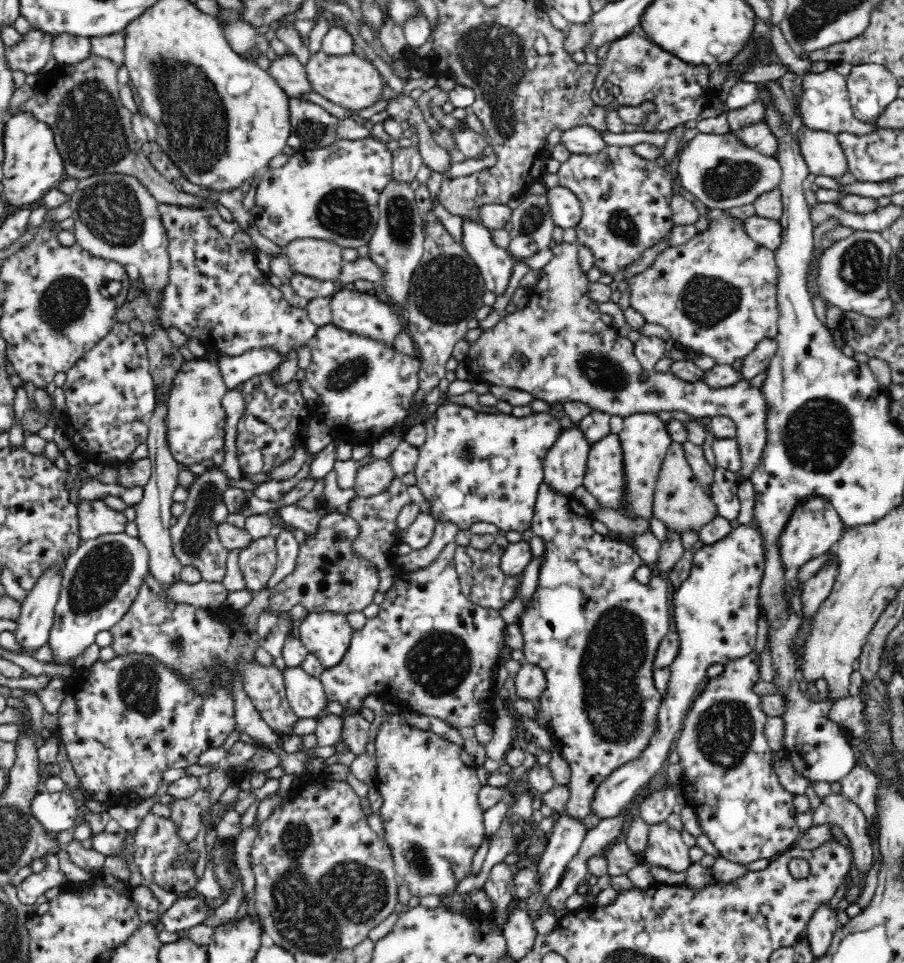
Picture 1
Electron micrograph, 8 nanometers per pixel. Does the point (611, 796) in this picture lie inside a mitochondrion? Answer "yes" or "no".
no

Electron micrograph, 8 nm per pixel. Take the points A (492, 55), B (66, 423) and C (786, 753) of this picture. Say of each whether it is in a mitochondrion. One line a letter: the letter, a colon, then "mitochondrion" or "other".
A: mitochondrion
B: other
C: other

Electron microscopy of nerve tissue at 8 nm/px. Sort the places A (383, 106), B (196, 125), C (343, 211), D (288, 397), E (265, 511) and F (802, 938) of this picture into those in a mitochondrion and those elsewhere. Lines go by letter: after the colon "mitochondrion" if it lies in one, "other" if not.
A: other
B: mitochondrion
C: mitochondrion
D: other
E: other
F: other

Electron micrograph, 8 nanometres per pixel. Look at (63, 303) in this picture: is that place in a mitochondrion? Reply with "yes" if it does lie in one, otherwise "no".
yes

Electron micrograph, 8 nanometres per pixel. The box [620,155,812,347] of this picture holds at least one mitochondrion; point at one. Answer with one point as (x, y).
(707, 301)

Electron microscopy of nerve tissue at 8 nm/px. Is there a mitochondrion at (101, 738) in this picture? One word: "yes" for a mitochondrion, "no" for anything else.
no

